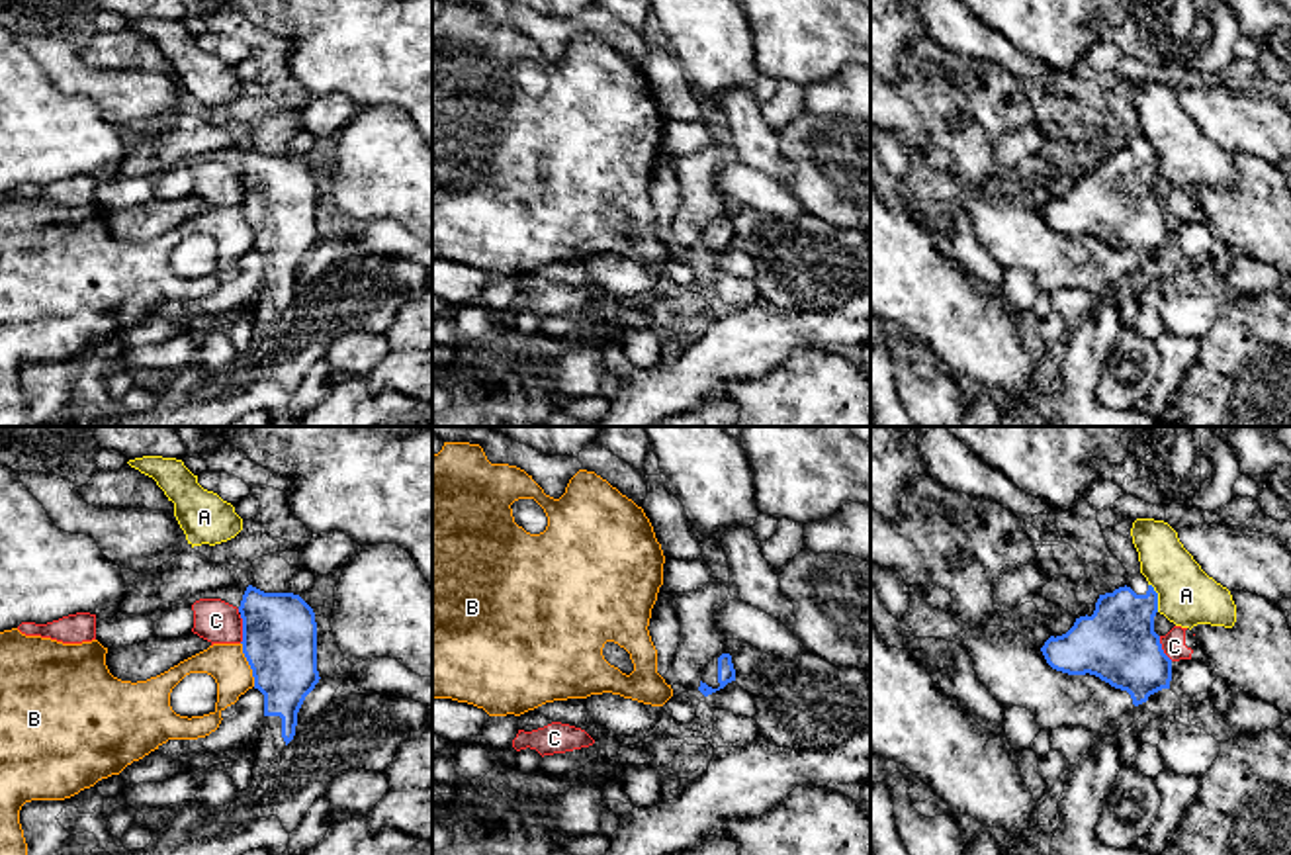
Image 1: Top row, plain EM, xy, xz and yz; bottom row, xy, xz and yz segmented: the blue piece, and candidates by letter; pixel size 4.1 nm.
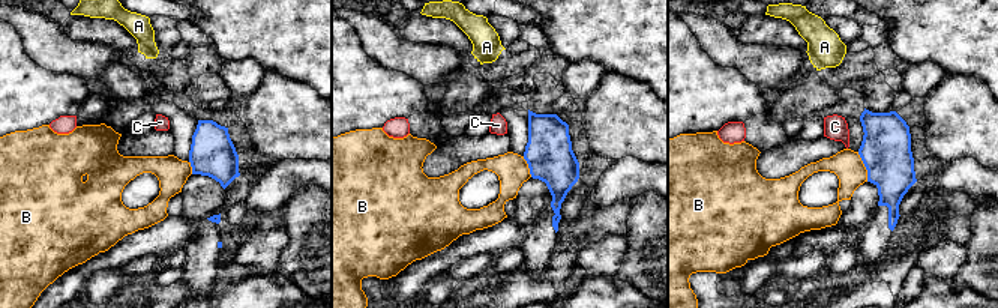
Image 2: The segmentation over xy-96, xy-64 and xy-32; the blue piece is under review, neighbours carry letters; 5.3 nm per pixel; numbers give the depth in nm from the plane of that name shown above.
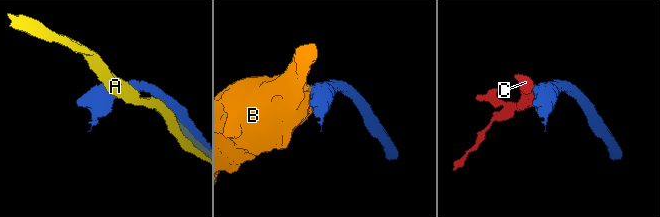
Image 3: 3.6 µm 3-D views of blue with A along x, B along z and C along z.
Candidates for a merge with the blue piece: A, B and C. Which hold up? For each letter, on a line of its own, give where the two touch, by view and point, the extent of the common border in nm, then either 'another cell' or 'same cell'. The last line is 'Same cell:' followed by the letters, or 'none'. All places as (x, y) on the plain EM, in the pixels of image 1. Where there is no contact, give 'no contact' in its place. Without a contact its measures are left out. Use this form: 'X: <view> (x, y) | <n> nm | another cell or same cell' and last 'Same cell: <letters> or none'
A: yz (1157, 159) | 130 nm | another cell
B: xy (249, 225) | 190 nm | another cell
C: xy (243, 190) | 120 nm | another cell
Same cell: none

